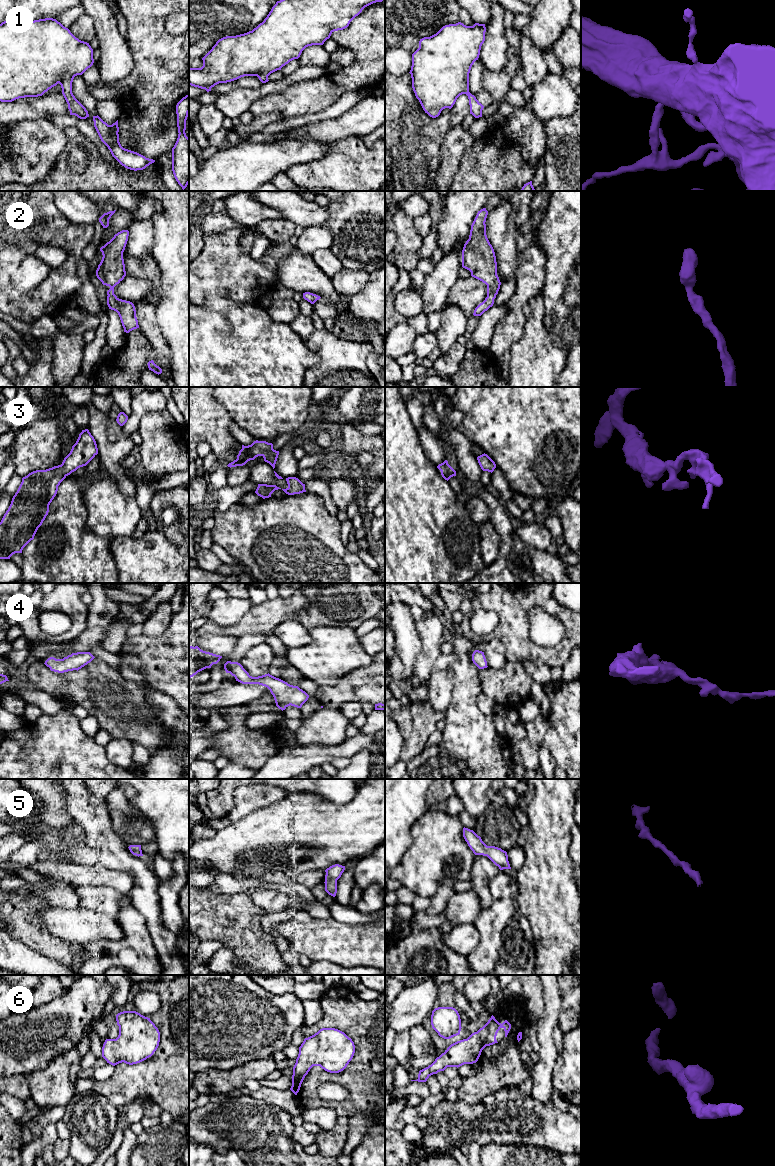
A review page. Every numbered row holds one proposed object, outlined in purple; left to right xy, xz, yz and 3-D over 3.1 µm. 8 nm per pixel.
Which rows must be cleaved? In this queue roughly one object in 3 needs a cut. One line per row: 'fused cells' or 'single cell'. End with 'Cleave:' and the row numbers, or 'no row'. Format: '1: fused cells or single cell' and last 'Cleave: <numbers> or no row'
1: single cell
2: single cell
3: single cell
4: single cell
5: single cell
6: single cell
Cleave: no row

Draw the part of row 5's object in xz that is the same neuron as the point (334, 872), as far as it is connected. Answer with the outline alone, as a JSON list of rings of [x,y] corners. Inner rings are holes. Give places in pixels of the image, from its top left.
[[[335,864],[325,870],[325,891],[335,897],[337,893],[337,880],[341,877],[345,866]]]

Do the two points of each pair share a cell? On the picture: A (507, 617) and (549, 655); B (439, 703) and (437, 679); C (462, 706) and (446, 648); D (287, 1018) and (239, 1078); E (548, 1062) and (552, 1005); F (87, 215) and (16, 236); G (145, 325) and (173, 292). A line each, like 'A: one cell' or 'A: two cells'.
A: one cell
B: one cell
C: two cells
D: two cells
E: one cell
F: two cells
G: two cells

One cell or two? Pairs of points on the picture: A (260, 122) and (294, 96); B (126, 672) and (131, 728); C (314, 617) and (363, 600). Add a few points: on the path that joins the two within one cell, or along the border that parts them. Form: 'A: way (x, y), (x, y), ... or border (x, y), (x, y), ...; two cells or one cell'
A: border (255, 117), (268, 113), (278, 113), (281, 119); two cells
B: border (117, 669), (126, 681), (141, 686), (145, 696); two cells
C: way (326, 610), (342, 608), (351, 602); one cell

